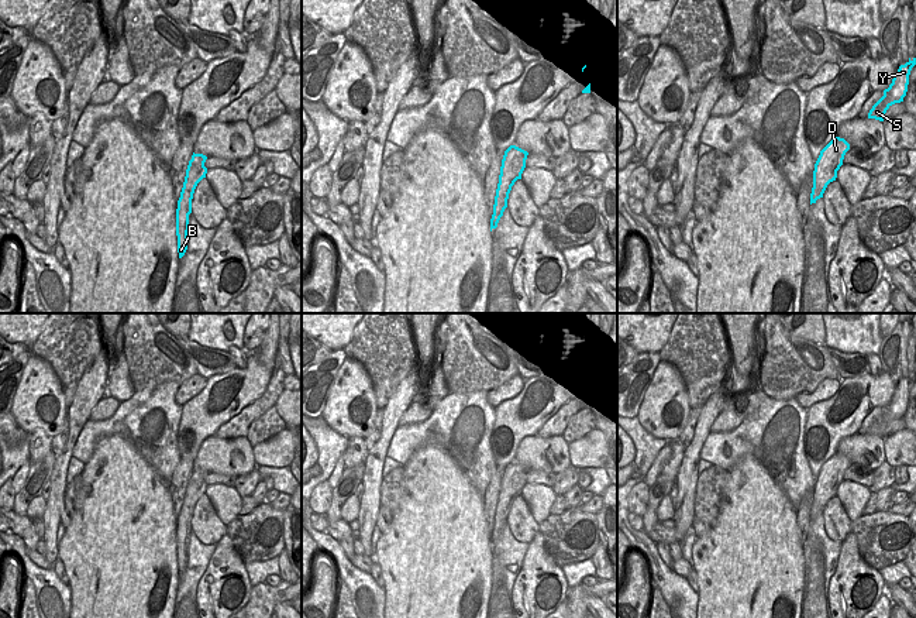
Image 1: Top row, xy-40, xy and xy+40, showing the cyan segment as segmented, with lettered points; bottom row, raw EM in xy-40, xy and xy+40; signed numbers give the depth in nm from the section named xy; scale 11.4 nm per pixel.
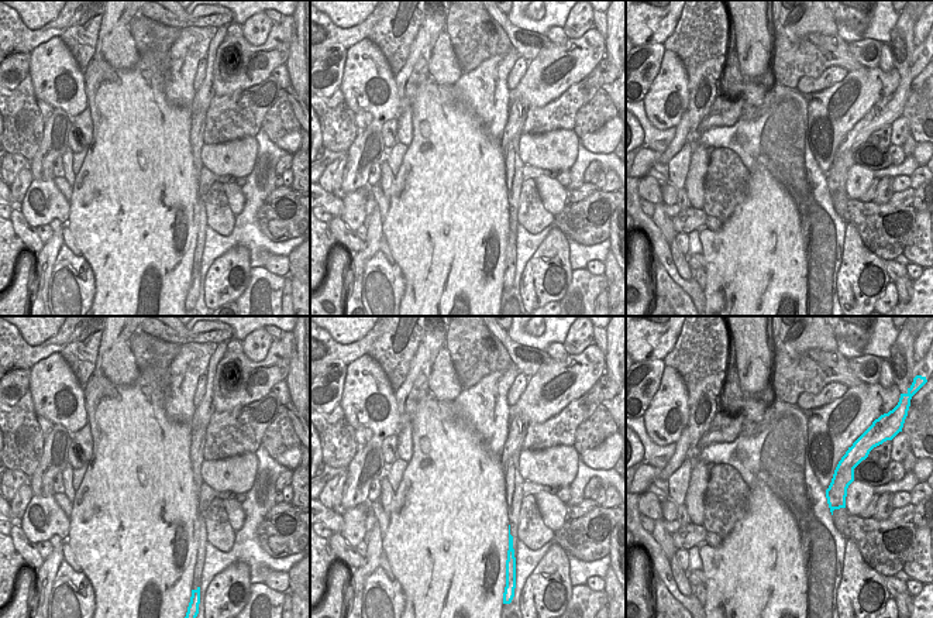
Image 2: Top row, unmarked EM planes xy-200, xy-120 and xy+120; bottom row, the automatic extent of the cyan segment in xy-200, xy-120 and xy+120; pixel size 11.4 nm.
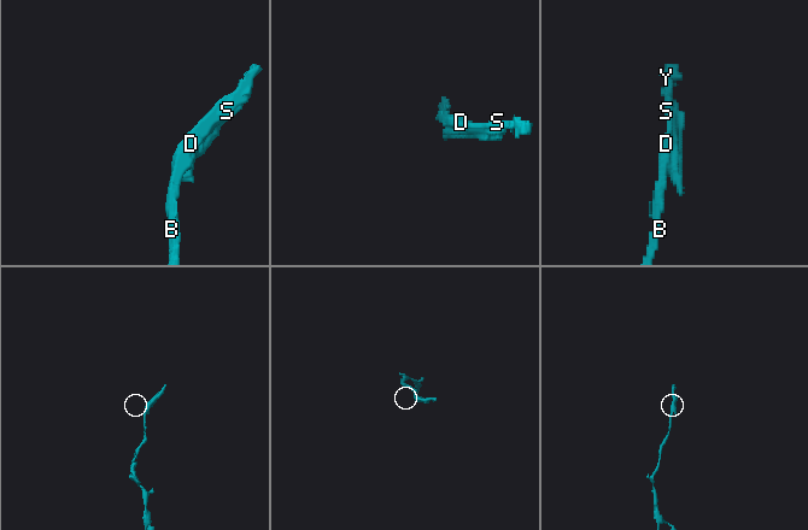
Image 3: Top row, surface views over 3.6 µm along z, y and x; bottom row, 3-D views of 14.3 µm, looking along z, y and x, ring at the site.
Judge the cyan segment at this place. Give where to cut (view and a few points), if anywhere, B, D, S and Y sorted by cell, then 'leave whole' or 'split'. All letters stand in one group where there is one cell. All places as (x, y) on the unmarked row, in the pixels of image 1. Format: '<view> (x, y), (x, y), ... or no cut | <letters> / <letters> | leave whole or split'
xy (499, 497), (510, 505) | B / D S Y | split

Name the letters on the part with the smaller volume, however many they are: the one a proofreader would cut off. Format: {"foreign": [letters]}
{"foreign": ["D", "S", "Y"]}

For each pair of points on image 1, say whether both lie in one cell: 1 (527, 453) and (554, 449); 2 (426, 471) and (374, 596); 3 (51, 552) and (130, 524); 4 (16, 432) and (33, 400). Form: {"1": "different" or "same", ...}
{"1": "same", "2": "different", "3": "different", "4": "different"}

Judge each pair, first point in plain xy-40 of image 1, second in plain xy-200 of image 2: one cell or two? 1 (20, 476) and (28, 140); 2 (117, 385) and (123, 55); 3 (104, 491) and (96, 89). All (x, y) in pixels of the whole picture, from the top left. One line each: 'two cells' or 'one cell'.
1: two cells
2: one cell
3: one cell

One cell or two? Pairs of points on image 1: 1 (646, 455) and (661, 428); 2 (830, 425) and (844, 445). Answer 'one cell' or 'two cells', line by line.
1: two cells
2: two cells

